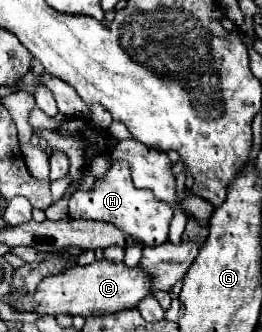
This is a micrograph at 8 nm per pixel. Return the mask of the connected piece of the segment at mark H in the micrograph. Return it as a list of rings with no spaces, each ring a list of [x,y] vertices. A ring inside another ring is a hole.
[[[113,164],[105,178],[97,180],[93,190],[77,190],[69,200],[71,218],[89,218],[115,224],[121,232],[143,246],[159,246],[167,242],[171,214],[171,206],[163,200],[157,200],[153,192],[133,188],[133,182],[129,180],[129,168],[125,168],[125,164]]]

